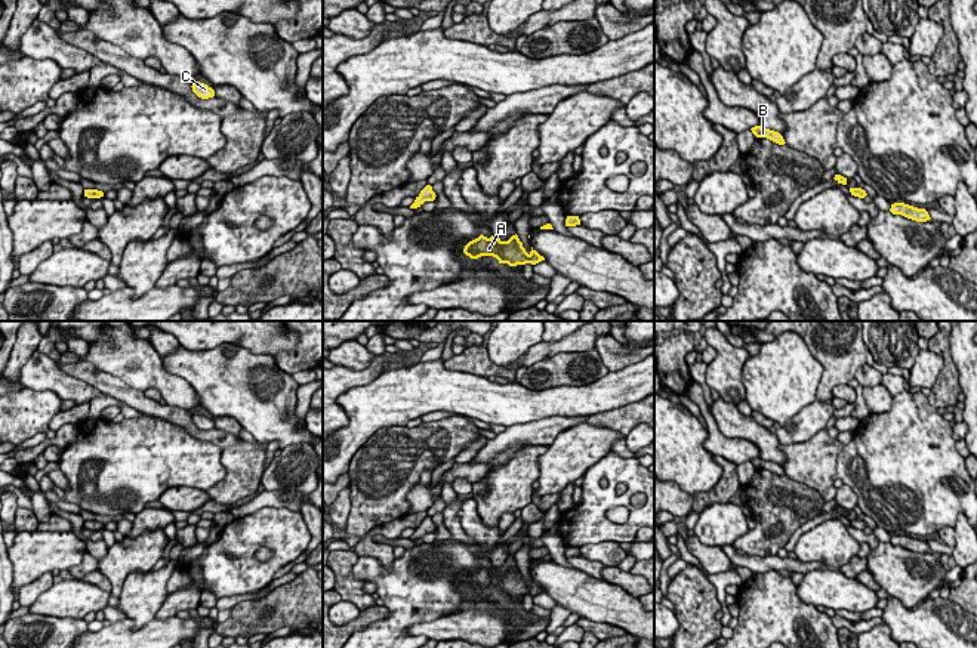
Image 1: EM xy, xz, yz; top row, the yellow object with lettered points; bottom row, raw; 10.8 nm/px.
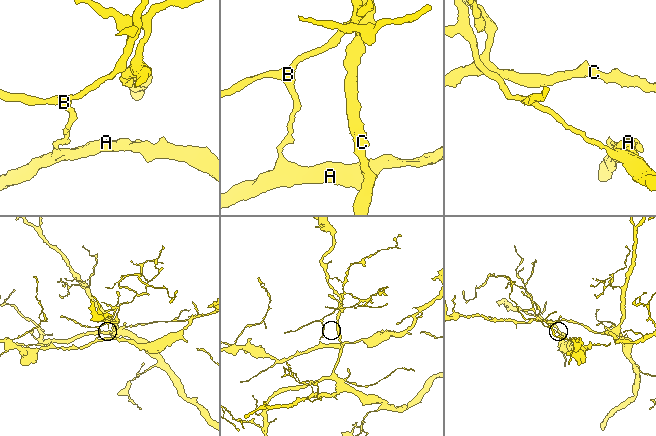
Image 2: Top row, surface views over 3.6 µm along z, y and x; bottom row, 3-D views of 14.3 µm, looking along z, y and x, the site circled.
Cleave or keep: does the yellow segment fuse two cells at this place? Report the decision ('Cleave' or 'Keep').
Cleave

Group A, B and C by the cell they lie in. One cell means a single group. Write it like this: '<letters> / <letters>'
A / B C

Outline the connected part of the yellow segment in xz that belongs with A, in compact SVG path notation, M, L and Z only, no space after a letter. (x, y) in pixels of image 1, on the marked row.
M483 234L469 241L463 253L471 259L478 259L481 256L493 256L499 260L499 263L508 263L509 266L531 263L536 265L545 260L533 247L531 252L527 253L520 241L518 235L512 235L508 241L502 241L500 238L484 237Z

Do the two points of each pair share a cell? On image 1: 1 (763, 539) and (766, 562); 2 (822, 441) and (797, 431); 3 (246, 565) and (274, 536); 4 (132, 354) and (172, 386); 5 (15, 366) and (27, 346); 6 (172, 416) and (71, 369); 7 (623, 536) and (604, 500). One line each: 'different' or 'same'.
1: different
2: different
3: same
4: same
5: same
6: same
7: same

